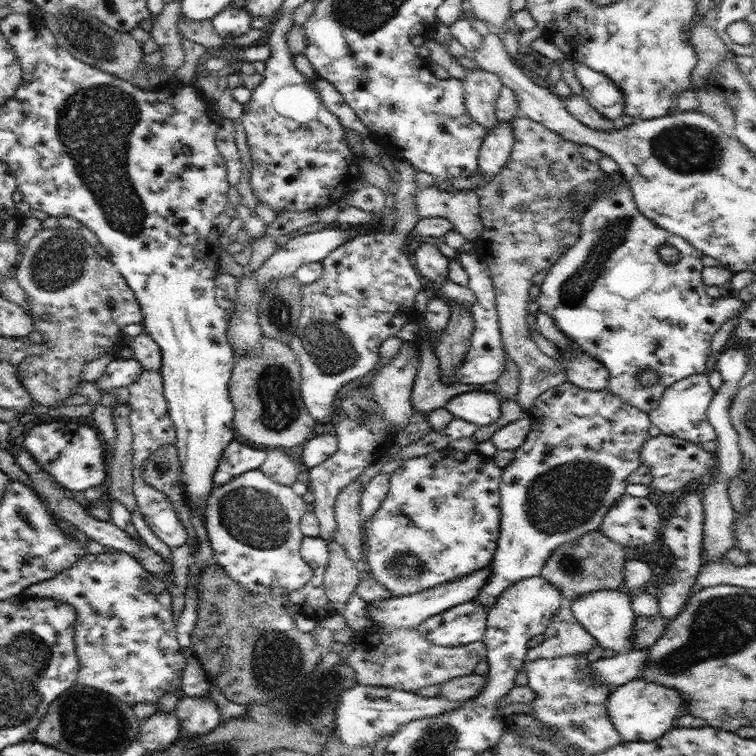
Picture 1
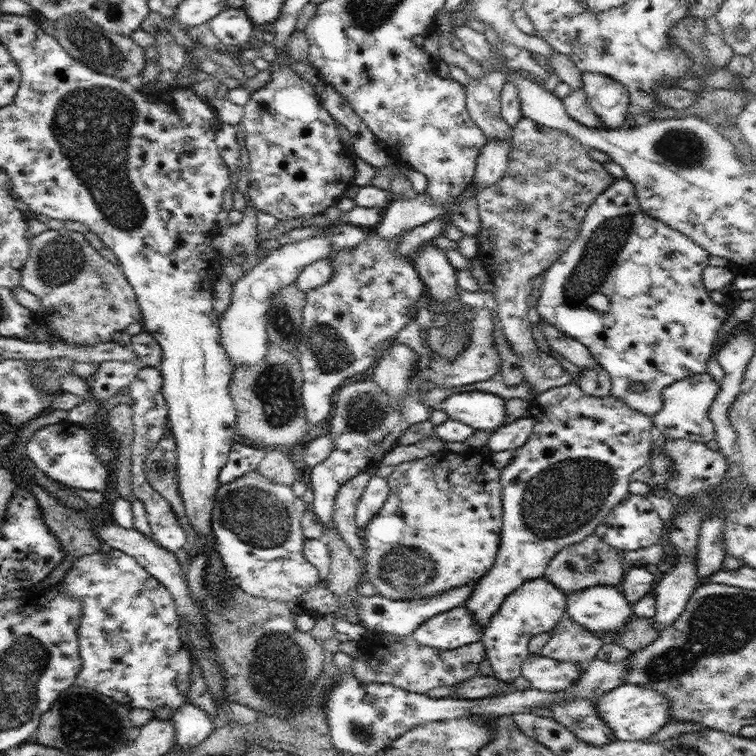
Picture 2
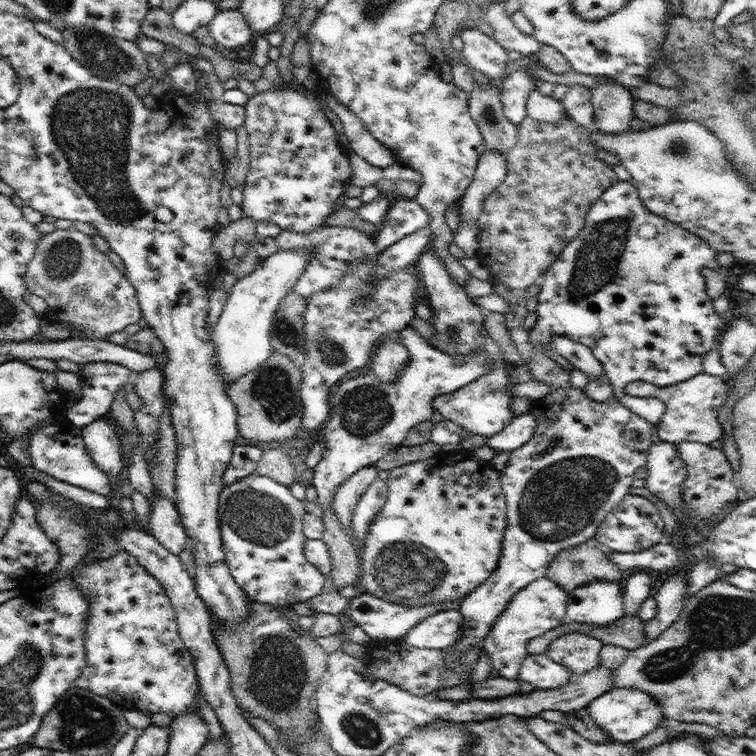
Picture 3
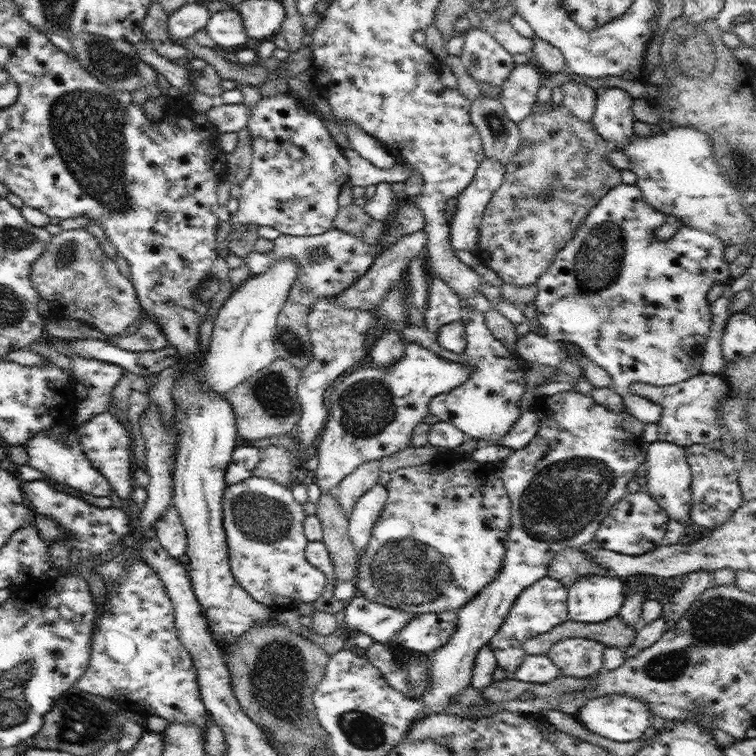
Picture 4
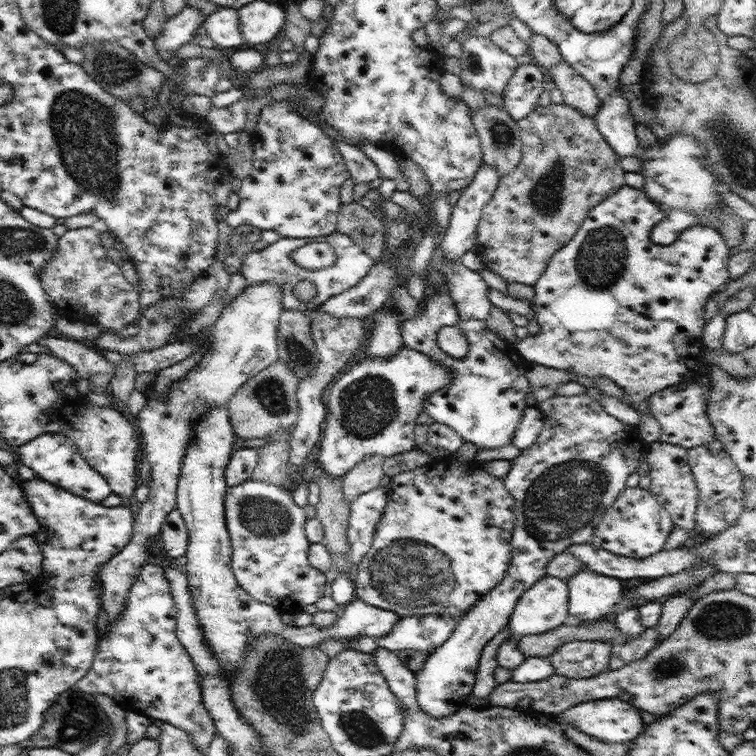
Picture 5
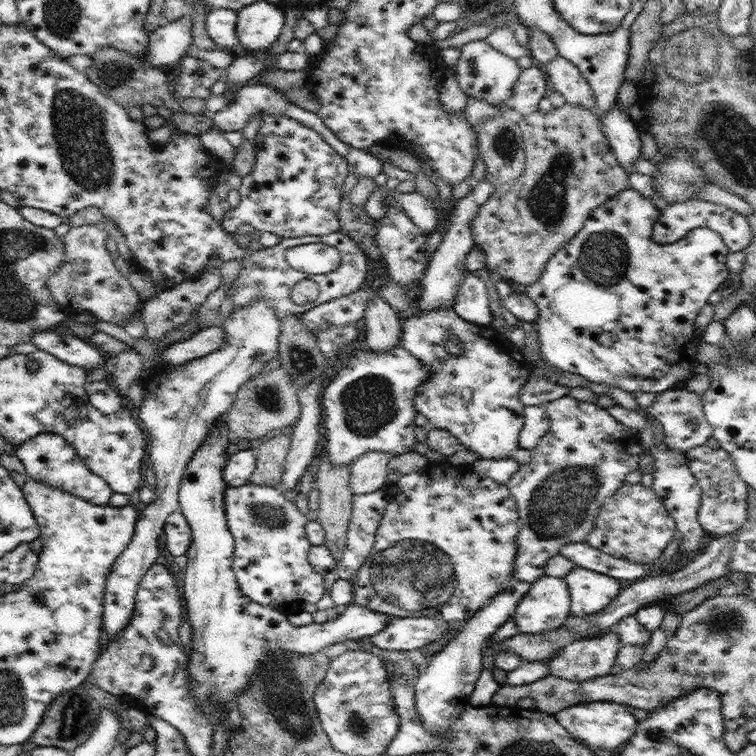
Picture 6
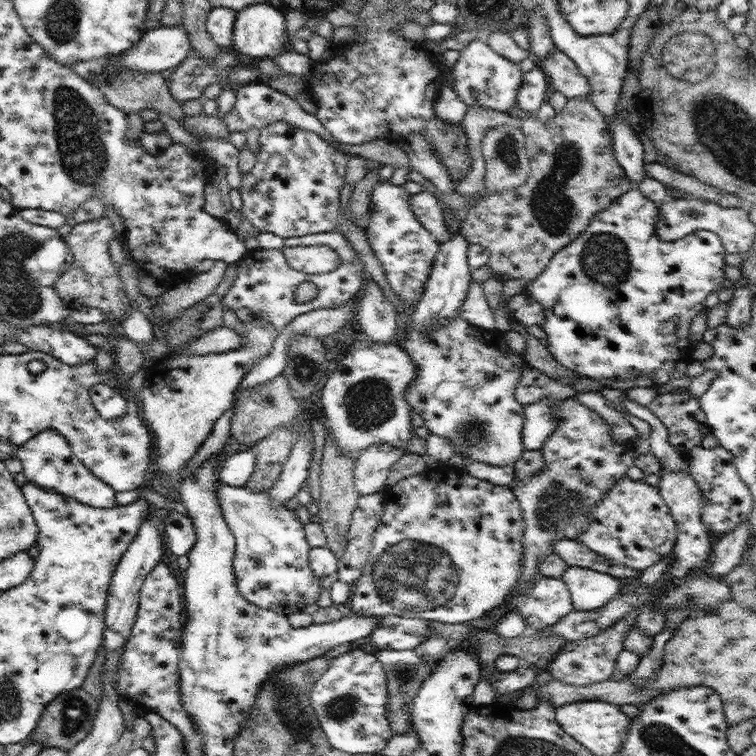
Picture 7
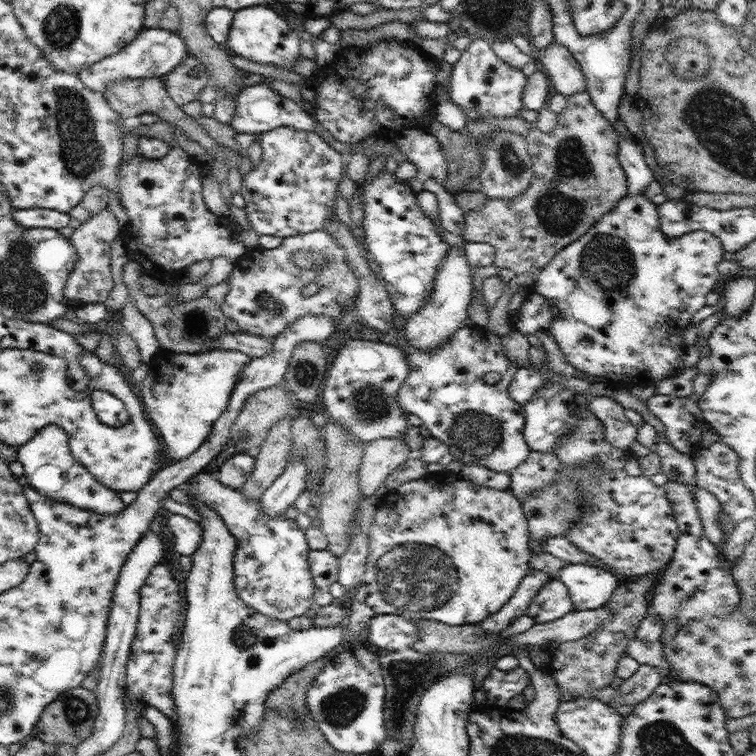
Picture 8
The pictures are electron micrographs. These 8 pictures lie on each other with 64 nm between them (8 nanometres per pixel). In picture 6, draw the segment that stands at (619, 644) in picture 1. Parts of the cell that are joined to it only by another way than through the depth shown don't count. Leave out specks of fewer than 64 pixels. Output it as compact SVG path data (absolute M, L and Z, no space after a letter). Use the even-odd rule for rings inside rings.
M580 566L572 568L563 579L567 582L571 596L571 615L580 618L608 608L608 604L625 587L621 580L613 576Z

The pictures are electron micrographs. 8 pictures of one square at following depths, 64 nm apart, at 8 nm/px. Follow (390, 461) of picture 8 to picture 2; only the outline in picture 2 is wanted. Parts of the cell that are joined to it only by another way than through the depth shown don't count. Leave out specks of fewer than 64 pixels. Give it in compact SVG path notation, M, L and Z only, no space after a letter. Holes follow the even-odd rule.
M368 470L362 471L344 483L335 496L334 528L338 529L340 536L346 541L352 552L357 555L363 551L364 543L360 540L360 530L355 519L355 512L358 501L373 475Z

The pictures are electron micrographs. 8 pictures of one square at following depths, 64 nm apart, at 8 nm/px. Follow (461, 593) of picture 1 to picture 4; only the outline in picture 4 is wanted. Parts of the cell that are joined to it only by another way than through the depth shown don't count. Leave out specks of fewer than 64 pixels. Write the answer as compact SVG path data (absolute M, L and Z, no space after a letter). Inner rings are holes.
M359 593L347 605L345 615L345 630L338 628L336 633L344 635L347 639L353 639L358 633L364 633L372 637L375 642L386 644L398 632L402 632L402 627L406 626L412 618L418 616L406 610L398 610L366 600L364 595ZM346 627L350 635L345 635Z

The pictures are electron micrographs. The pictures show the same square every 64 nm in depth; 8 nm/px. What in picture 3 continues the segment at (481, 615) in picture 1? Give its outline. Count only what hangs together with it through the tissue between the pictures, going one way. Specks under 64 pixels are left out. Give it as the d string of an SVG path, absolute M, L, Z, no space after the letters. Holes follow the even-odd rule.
M444 609L438 614L424 618L420 624L412 627L404 640L410 646L420 649L446 650L462 640L464 619L458 609Z

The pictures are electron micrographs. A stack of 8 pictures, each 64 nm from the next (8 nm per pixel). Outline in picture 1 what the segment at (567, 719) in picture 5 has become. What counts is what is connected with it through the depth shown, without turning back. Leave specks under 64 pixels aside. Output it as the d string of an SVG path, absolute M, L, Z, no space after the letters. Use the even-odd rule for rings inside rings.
M641 679L630 680L610 693L606 710L620 739L625 742L654 742L670 728L676 718L686 714L678 690Z

